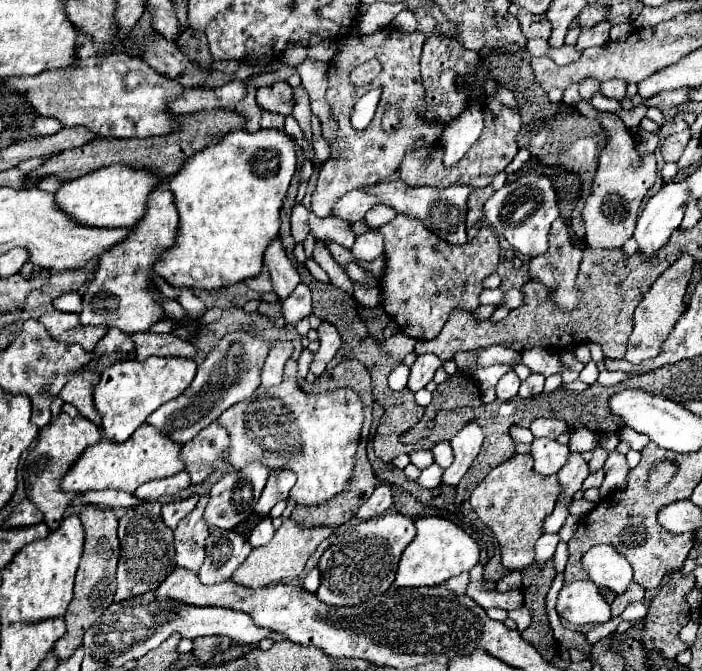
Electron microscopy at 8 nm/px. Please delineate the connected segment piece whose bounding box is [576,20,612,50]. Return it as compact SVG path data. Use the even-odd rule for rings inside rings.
M606 20L606 22L600 22L600 24L592 26L590 30L582 30L576 48L578 48L578 50L586 50L586 48L590 48L590 46L604 46L604 44L608 42L608 32L610 32L610 28L612 28L612 24Z

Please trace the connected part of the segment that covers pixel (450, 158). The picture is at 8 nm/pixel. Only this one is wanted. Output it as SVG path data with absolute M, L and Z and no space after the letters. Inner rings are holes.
M482 104L470 106L458 122L444 128L440 136L440 146L444 148L444 166L450 168L462 160L468 148L480 138L484 128L484 108Z

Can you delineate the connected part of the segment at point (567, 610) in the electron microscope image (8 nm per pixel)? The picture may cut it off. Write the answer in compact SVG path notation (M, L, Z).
M594 582L566 584L558 594L556 610L572 626L592 626L610 620L610 606Z

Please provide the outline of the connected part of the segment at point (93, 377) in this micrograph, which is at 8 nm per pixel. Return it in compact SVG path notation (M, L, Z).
M76 372L68 380L68 384L62 388L60 398L64 402L74 404L84 418L88 418L100 426L100 414L96 412L94 398L92 398L92 390L98 382L100 382L100 376L94 372Z

